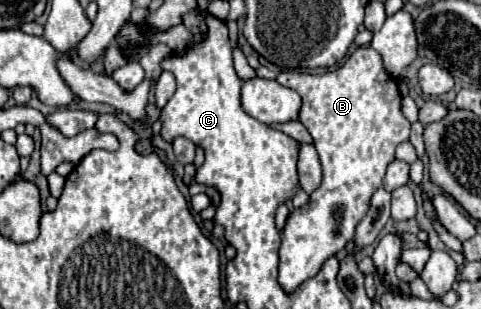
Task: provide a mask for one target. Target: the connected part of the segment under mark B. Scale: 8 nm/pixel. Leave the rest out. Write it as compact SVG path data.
M359 46L347 56L347 62L331 72L303 74L283 70L277 82L299 92L303 100L299 122L309 130L323 170L319 188L309 194L305 206L289 214L281 232L279 284L285 292L293 292L351 240L355 224L367 212L371 192L381 186L385 170L395 158L395 148L409 140L411 124L401 112L397 80L385 70L383 56L371 46Z

